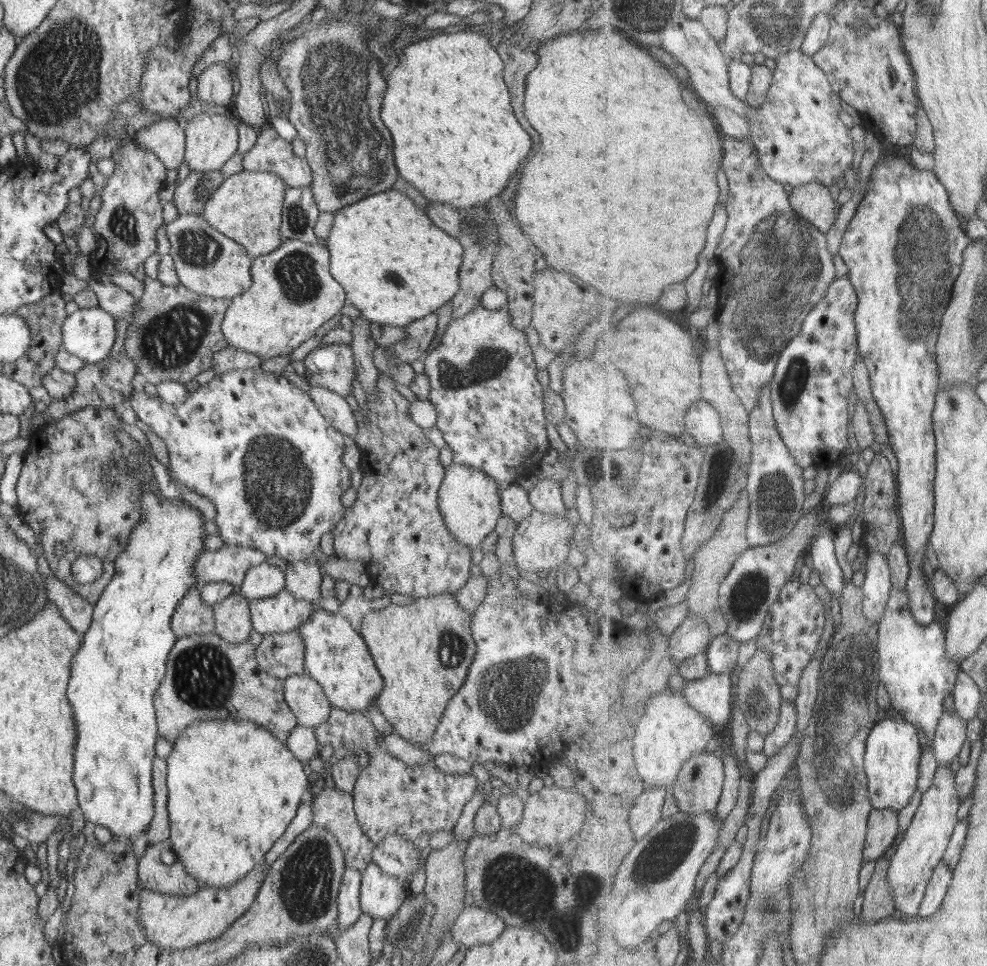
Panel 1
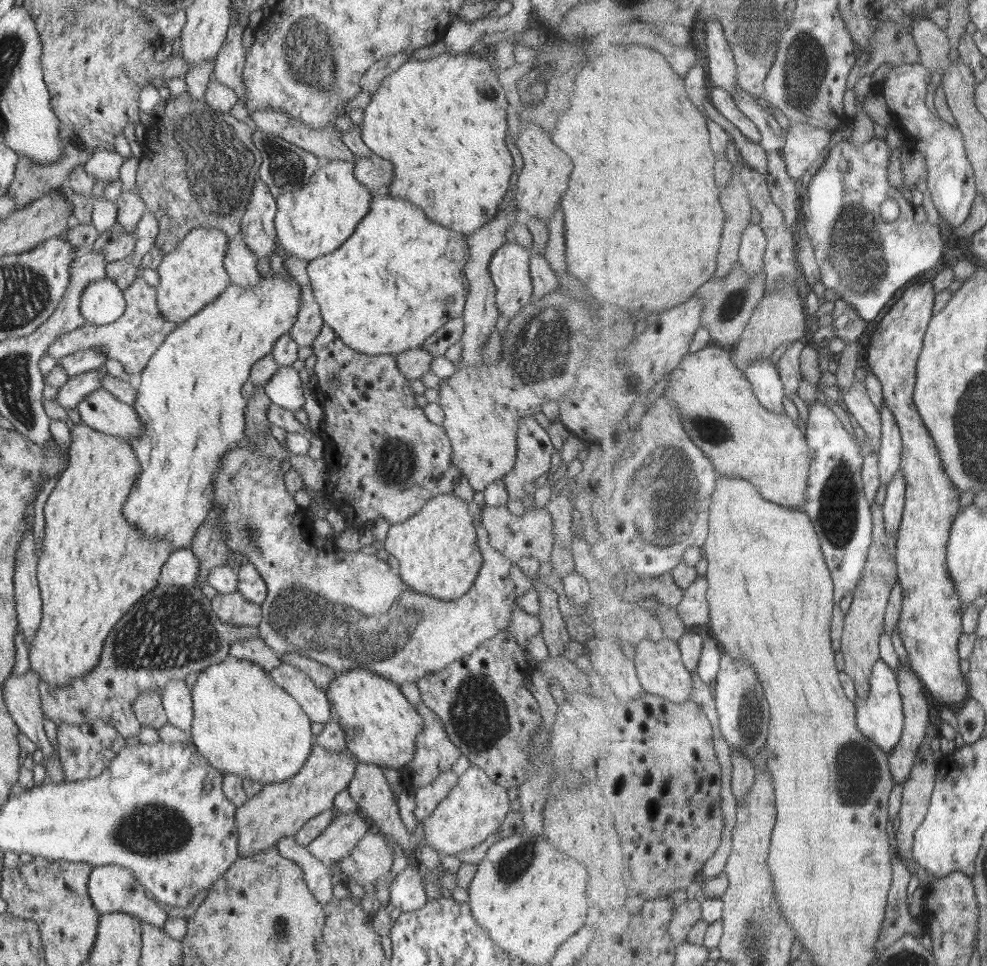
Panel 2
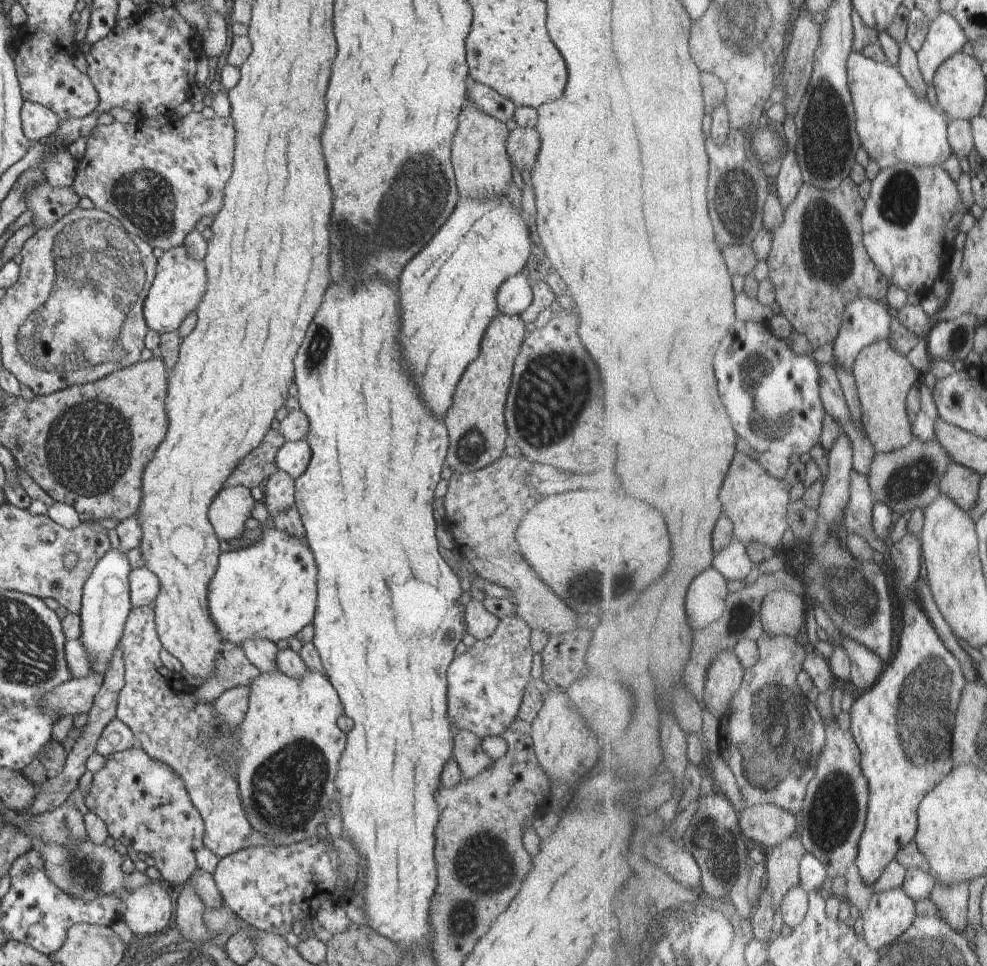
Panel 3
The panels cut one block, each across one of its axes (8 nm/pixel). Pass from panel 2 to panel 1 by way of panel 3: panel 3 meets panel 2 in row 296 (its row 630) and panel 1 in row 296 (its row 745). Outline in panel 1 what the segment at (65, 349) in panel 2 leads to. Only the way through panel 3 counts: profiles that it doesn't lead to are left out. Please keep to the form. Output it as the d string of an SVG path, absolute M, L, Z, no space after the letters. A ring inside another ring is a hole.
M144 278L143 293L136 300L139 311L131 314L123 348L129 361L137 368L137 377L144 376L145 382L153 385L163 381L181 383L193 380L197 374L211 367L213 353L227 347L220 324L230 299L214 299L190 291L184 285L162 285L157 279Z

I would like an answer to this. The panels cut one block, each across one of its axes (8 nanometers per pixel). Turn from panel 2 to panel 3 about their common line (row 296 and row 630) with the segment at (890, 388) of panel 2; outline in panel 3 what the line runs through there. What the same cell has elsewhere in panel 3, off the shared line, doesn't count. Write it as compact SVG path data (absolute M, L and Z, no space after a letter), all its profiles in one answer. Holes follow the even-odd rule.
M906 534L891 546L892 564L896 576L898 597L904 602L902 631L898 647L891 662L871 690L857 693L851 706L854 737L862 749L865 774L870 780L870 807L867 831L860 840L859 858L856 862L868 880L875 884L886 868L894 862L899 850L910 843L918 834L919 809L923 799L942 782L956 767L954 765L954 732L957 724L958 707L962 701L967 680L963 676L959 660L945 646L929 616L923 610L918 595L921 580L921 556L924 556L921 536Z

